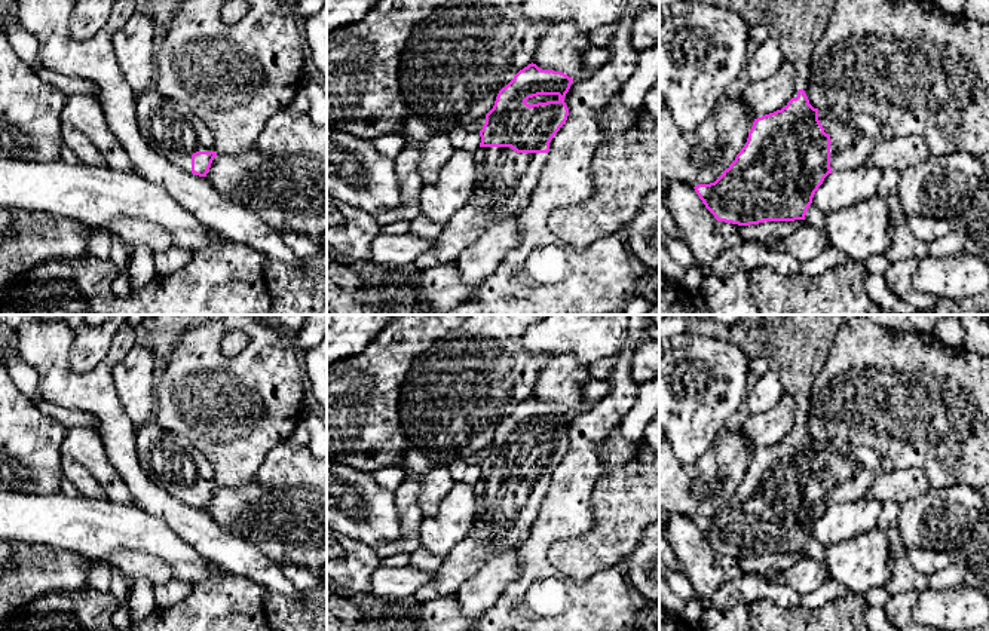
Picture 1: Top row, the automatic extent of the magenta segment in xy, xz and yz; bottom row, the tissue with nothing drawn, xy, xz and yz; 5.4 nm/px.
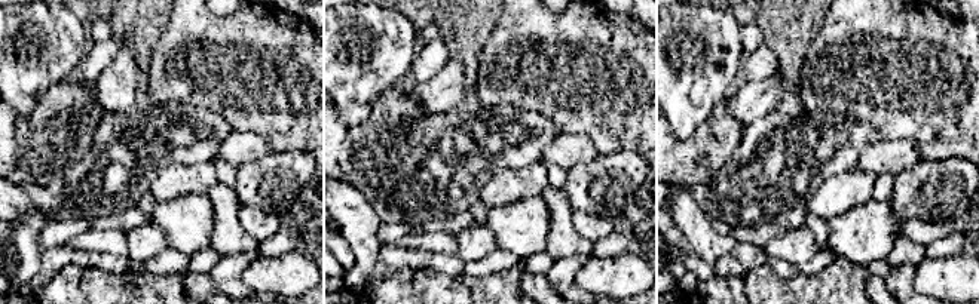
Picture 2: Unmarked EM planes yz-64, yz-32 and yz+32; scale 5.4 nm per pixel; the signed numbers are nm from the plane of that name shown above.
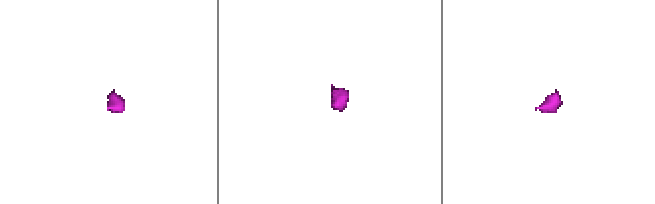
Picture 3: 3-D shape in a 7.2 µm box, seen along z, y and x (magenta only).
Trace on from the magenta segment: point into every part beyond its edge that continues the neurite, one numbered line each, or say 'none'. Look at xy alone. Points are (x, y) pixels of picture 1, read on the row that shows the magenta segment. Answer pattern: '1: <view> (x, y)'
1: xy (170, 128)

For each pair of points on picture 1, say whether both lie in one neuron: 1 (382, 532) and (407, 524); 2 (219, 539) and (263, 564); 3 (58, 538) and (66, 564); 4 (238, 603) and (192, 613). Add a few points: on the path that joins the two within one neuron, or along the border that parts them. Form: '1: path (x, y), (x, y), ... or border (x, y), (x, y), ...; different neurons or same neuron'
1: border (394, 493), (394, 505), (403, 536); different neurons
2: path (229, 550), (236, 557), (253, 564); same neuron
3: border (27, 544), (45, 544), (85, 557); different neurons
4: path (226, 613), (204, 613); same neuron

